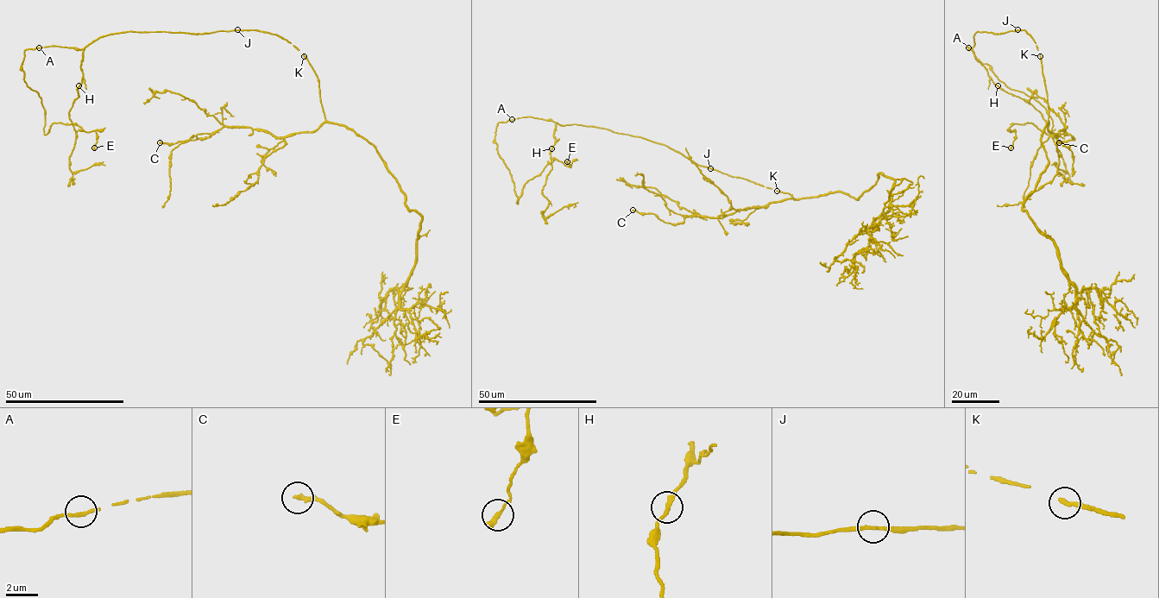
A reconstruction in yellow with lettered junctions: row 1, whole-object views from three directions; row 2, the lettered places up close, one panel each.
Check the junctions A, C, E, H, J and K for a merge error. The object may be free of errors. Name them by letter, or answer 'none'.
none

